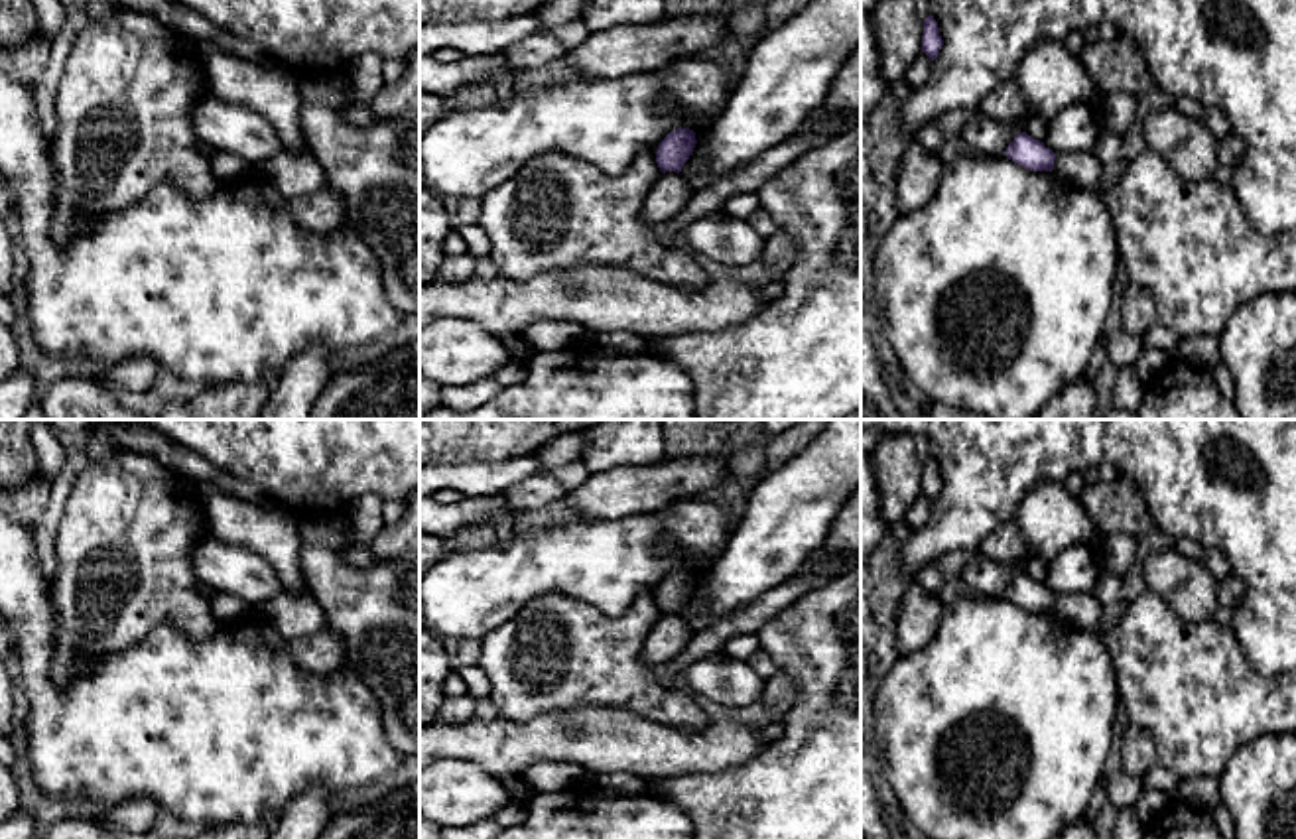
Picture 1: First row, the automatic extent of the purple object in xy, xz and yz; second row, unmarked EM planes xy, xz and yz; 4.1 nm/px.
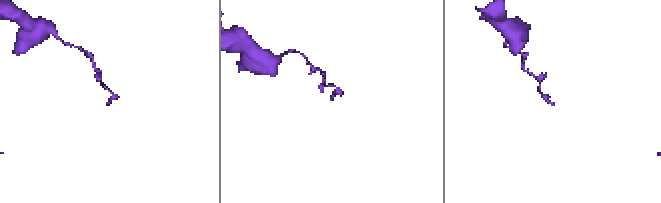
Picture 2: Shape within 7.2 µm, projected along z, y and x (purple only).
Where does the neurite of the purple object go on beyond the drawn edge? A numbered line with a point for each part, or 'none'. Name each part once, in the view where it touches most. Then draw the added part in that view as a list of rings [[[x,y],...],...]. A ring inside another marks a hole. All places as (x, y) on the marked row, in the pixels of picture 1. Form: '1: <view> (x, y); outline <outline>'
none

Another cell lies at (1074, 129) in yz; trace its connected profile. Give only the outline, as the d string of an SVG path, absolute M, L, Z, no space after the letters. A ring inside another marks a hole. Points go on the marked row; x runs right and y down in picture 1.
M1073 102L1048 120L1044 146L1056 156L1093 152L1099 126L1087 102Z

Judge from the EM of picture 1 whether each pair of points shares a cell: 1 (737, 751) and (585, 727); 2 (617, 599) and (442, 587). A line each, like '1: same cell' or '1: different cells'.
1: same cell
2: same cell

